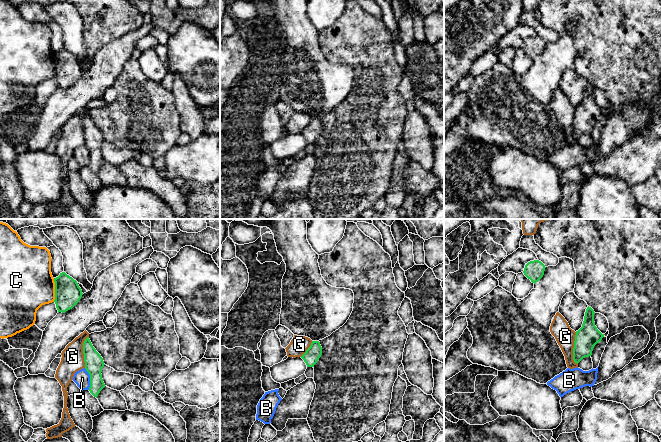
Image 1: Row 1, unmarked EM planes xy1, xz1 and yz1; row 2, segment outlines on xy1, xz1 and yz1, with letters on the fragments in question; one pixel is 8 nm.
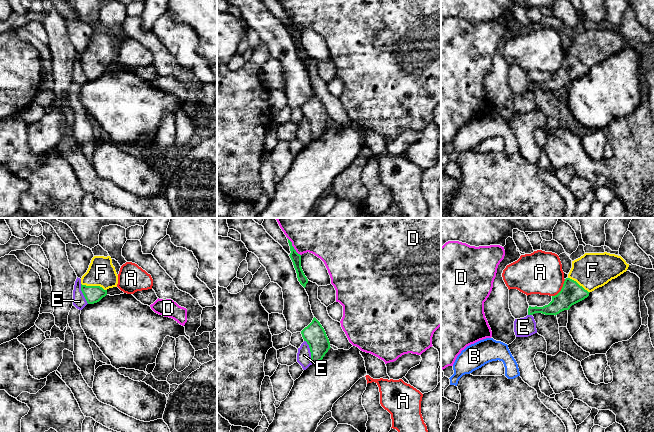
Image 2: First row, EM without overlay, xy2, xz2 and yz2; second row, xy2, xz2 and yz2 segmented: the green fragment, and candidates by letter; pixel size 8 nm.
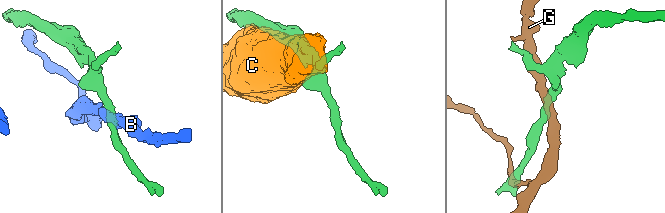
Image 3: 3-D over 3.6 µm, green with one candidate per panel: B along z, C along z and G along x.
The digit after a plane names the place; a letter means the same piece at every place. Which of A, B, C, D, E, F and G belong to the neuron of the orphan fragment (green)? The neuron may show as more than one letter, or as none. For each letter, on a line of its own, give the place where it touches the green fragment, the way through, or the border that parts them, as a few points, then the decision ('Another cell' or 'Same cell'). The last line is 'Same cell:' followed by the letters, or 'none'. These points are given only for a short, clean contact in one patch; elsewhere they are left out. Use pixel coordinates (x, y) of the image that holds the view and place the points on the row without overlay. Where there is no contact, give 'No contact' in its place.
A: Touches green at yz2 (561, 65). Boundary: yz2 (565, 55), (562, 64), (552, 72). Another cell
B: Touches green at xy1 (90, 155). Another cell
C: Touches green at xy1 (55, 66). Another cell
D: Touches green at xz2 (292, 22). Another cell
E: Touches green at xz2 (310, 127). Another cell
F: Touches green at xy2 (94, 62). Path across: xy2 (93, 70), (94, 62), (101, 48). Same cell
G: Touches green at yz1 (573, 124). Another cell
Same cell: F

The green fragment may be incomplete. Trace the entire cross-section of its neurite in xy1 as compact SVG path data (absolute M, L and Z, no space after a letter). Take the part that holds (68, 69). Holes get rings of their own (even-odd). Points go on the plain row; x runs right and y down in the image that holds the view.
M65 48L54 54L55 80L59 88L65 89L72 85L81 75L83 69L76 56Z

